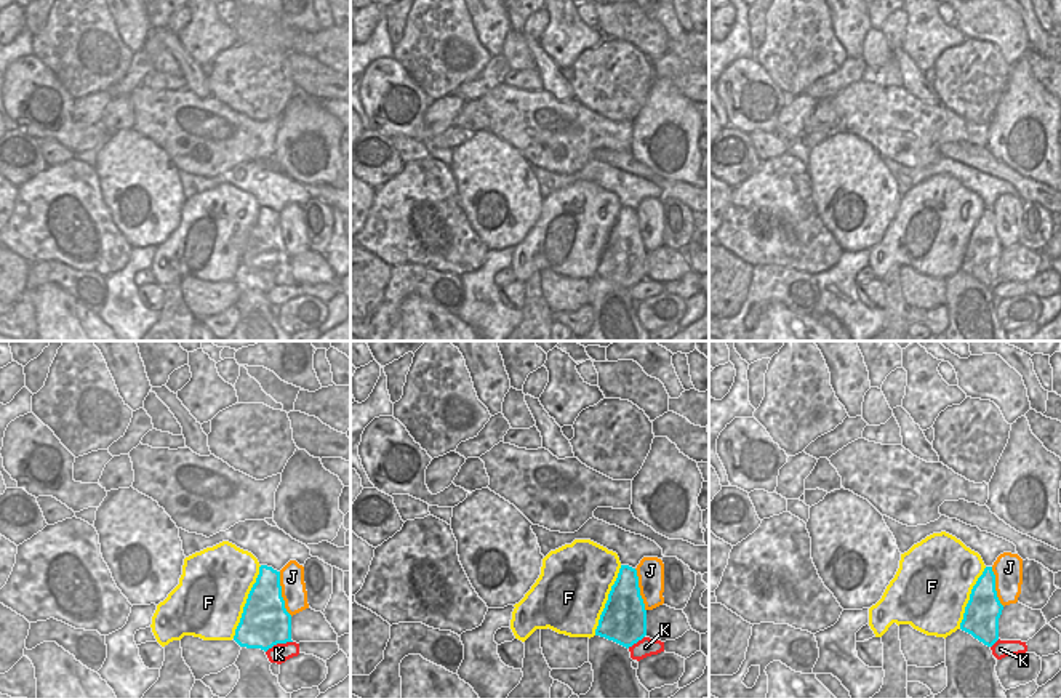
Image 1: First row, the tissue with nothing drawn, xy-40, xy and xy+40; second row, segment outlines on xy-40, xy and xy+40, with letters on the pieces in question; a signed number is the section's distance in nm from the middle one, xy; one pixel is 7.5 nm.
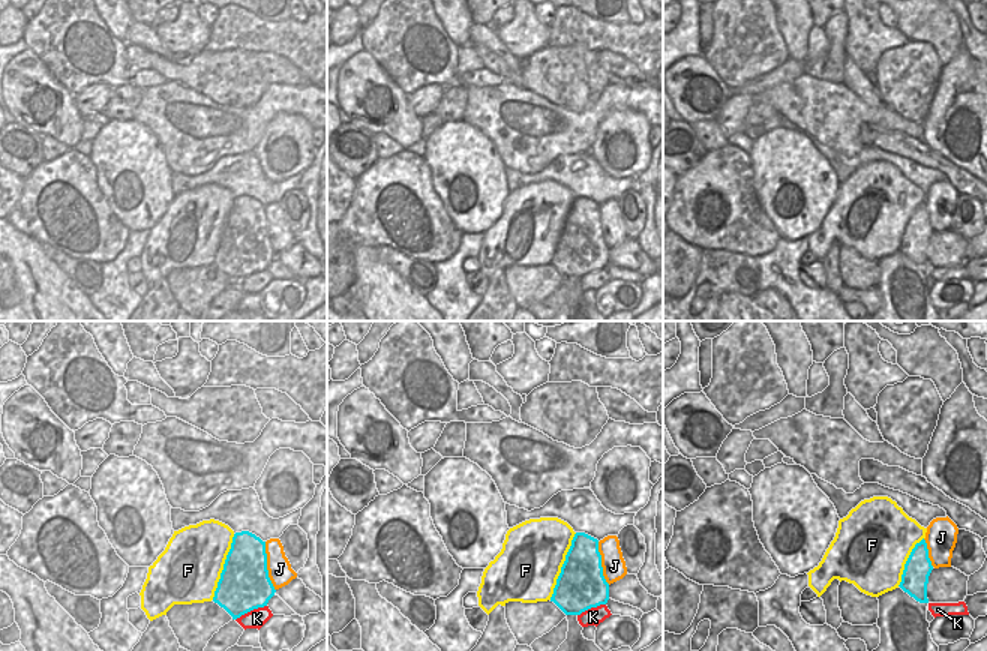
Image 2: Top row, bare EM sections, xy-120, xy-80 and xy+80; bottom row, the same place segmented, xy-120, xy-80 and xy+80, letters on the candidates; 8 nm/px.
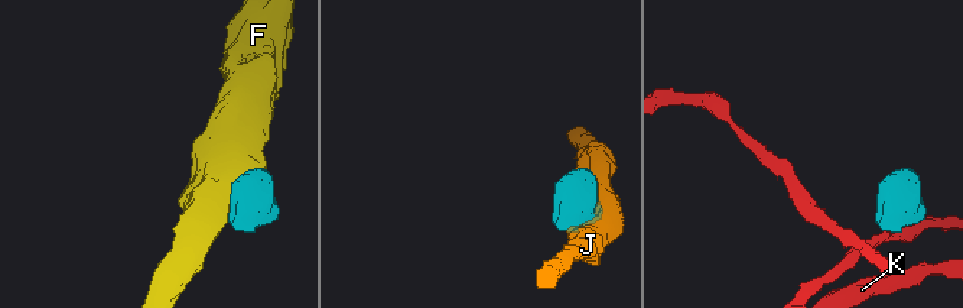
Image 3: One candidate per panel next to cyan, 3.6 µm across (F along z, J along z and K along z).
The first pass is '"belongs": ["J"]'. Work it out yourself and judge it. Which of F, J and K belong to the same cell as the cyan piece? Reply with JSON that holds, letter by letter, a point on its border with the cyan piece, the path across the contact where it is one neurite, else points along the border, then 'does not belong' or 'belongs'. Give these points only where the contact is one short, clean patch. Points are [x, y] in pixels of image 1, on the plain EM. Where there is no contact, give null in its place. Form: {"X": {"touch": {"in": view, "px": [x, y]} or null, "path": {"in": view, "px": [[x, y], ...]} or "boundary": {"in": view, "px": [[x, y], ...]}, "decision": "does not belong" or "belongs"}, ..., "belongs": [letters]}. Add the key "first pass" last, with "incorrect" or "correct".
{"F": {"touch": {"in": "xy-40", "px": [247, 244]}, "decision": "does not belong"}, "J": {"touch": {"in": "xy-40", "px": [280, 236]}, "decision": "belongs"}, "K": {"touch": {"in": "xy-40", "px": [279, 284]}, "decision": "does not belong"}, "belongs": ["J"], "first pass": "correct"}

